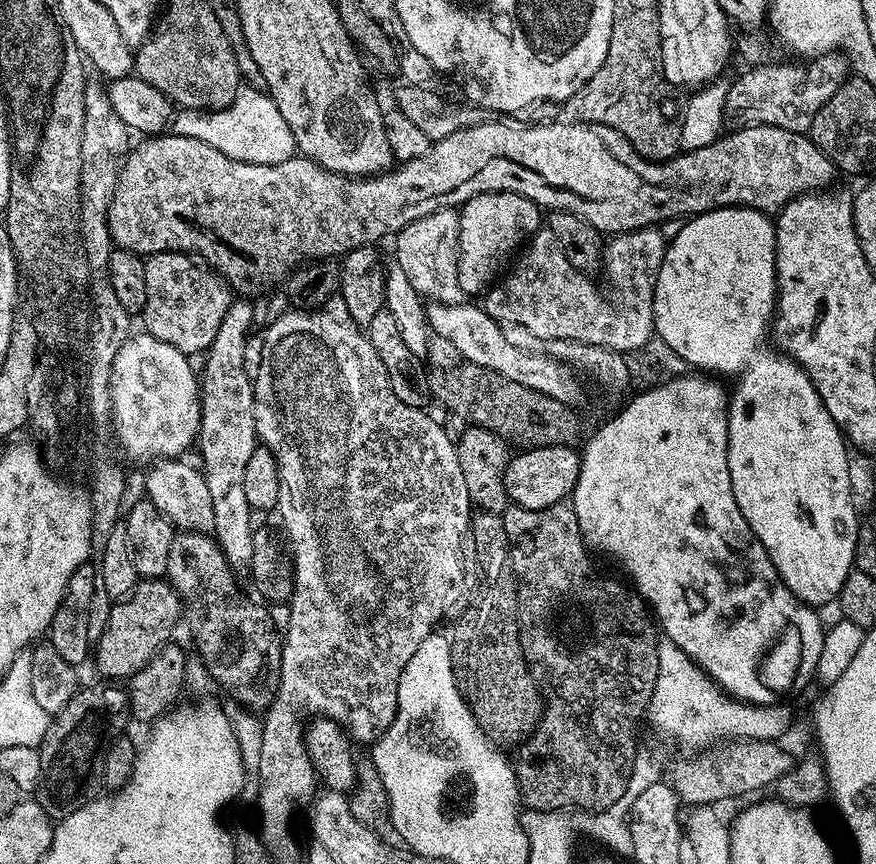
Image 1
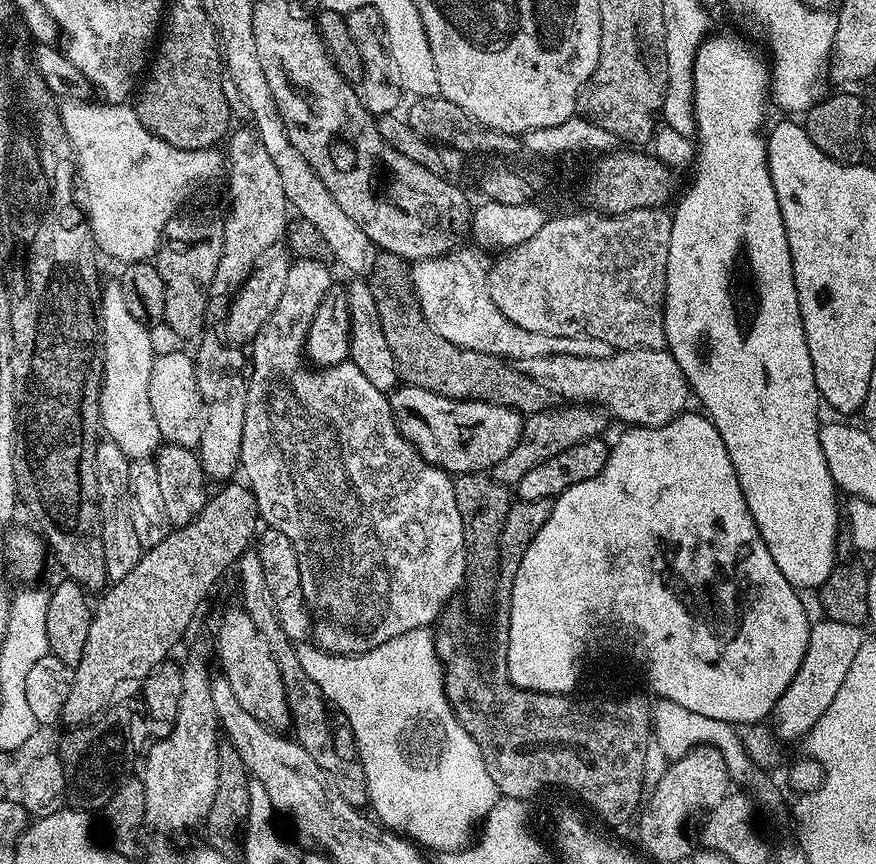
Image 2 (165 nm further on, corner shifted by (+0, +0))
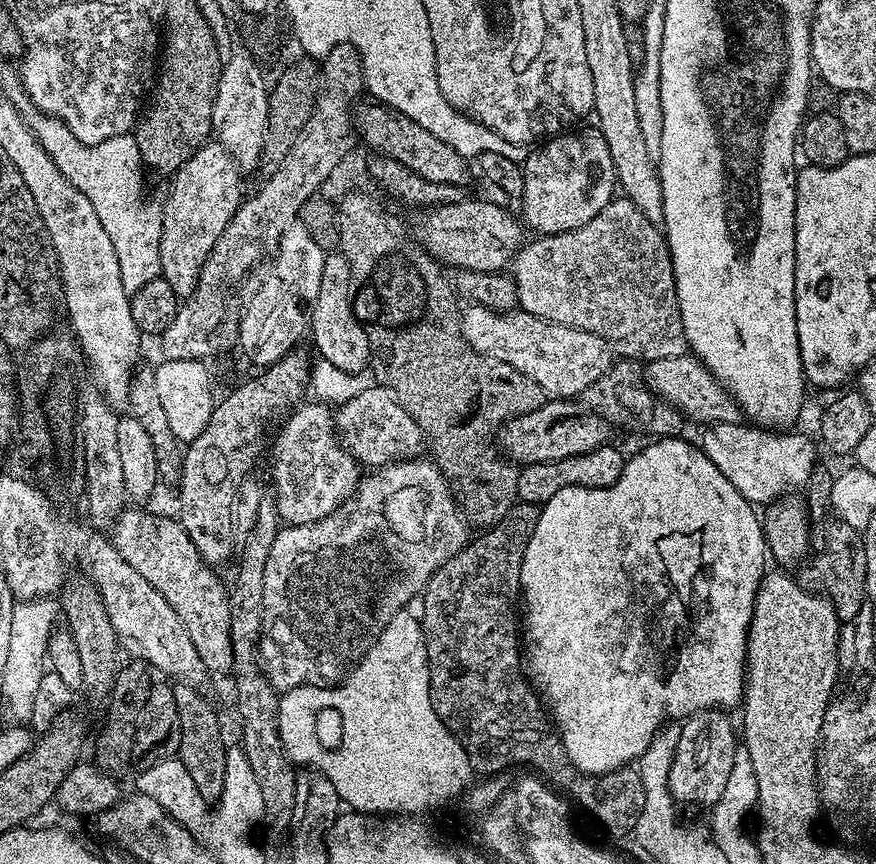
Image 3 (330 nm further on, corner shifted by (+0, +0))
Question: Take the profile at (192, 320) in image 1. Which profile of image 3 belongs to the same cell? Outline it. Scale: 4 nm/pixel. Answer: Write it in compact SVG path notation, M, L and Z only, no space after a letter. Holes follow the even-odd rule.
M206 142L195 152L187 162L182 165L176 173L171 177L172 189L168 192L168 201L162 204L162 238L160 239L160 275L166 282L170 282L170 287L174 289L174 294L178 298L187 298L192 295L192 291L198 286L198 274L202 270L202 266L206 262L206 258L210 254L210 250L214 250L214 246L218 242L218 238L222 238L222 230L226 230L226 226L230 222L230 218L234 218L234 214L240 209L242 203L242 195L240 196L240 179L242 173L236 167L234 158L228 153L224 147L218 142Z

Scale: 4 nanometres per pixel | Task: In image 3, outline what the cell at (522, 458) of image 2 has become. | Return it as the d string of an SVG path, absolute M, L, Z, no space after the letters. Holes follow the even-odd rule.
M627 358L613 359L612 365L595 382L590 382L582 393L582 404L587 411L598 414L606 423L617 429L626 428L630 432L641 432L644 438L680 436L686 418L672 404L661 400L648 386L646 368L639 360Z

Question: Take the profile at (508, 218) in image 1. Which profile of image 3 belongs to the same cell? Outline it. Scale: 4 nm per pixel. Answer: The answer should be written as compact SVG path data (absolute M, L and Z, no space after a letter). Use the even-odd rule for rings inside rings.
M591 127L584 128L581 132L568 130L545 139L536 146L541 148L533 147L524 159L524 193L519 196L518 205L524 211L523 223L531 231L532 228L536 231L533 233L553 236L559 232L569 232L578 226L586 226L586 222L590 222L594 214L601 212L614 199L618 188L614 158L610 158L610 146L606 146L606 138L602 138L599 127Z

